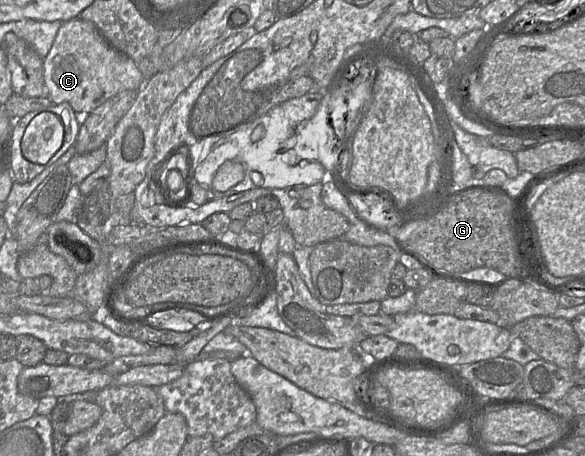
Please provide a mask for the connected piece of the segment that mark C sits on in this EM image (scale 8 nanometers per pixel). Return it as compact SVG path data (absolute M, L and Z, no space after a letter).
M79 18L62 23L49 53L43 58L43 77L51 102L69 107L74 113L82 116L91 113L109 98L123 91L139 91L145 83L143 74L130 57L115 50L92 22Z

